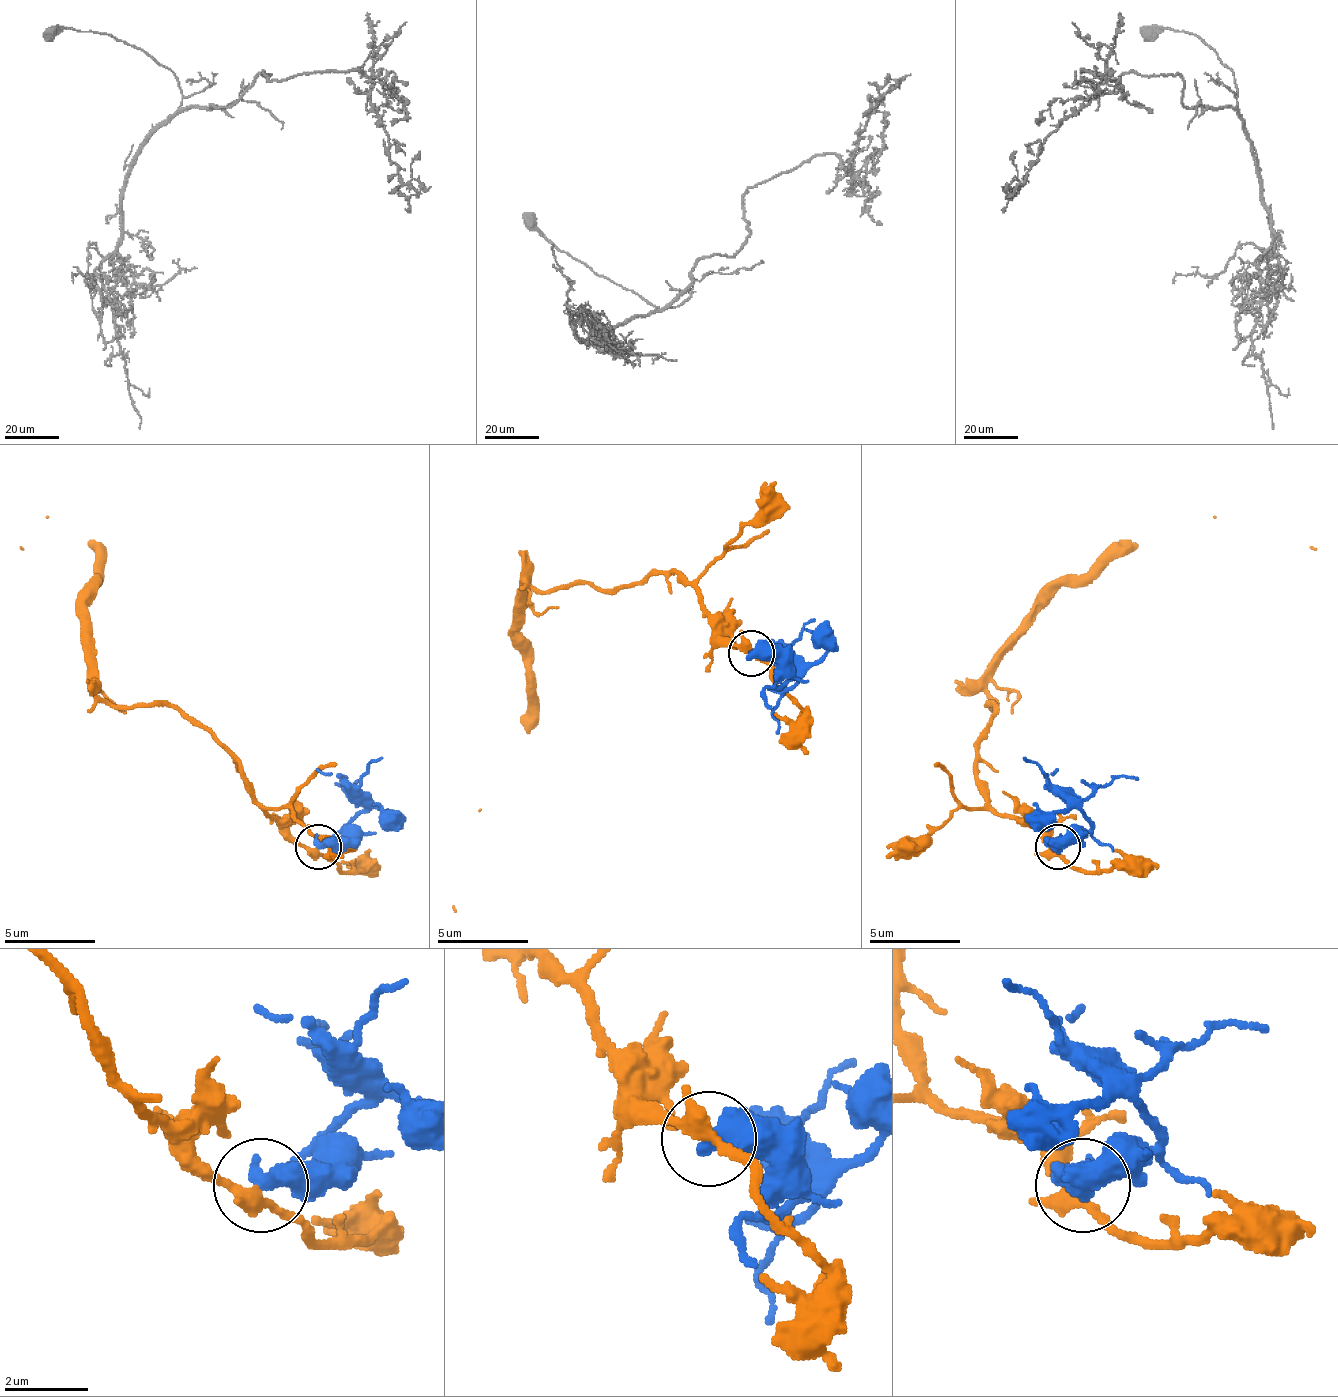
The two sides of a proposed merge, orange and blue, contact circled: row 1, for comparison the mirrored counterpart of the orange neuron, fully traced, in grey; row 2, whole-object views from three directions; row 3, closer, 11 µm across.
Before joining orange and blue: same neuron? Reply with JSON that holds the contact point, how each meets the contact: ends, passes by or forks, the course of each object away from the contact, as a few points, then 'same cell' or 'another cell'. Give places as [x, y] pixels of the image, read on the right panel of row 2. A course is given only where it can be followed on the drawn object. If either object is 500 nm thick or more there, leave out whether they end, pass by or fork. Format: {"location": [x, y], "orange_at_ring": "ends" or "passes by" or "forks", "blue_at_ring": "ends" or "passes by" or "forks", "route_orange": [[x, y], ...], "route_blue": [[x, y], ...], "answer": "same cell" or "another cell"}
{"location": [1057, 847], "route_orange": [[1059, 845], [981, 795], [976, 740], [995, 708], [995, 653], [1040, 603], [1136, 543], [1214, 516], [1315, 548]], "route_blue": [[1059, 845], [1082, 809], [1022, 758]], "answer": "same cell"}

